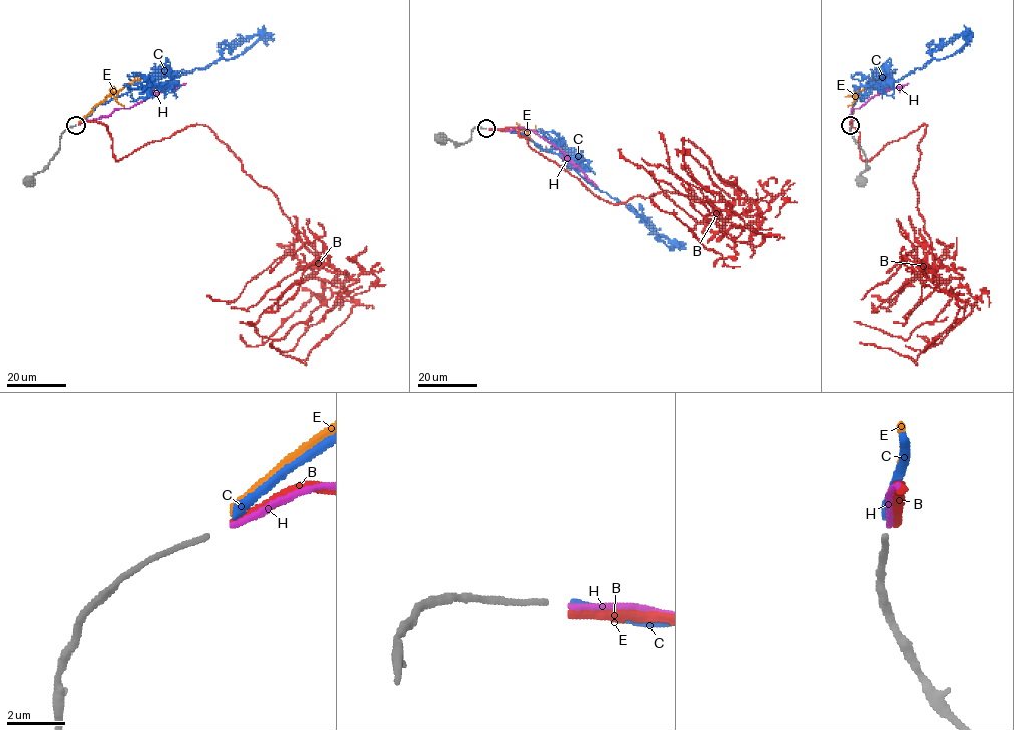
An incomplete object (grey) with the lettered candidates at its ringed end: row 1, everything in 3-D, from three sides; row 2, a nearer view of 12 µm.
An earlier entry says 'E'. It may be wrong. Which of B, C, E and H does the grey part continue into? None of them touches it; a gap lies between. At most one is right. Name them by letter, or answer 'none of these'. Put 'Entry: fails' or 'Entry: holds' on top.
Entry: fails
none of these

